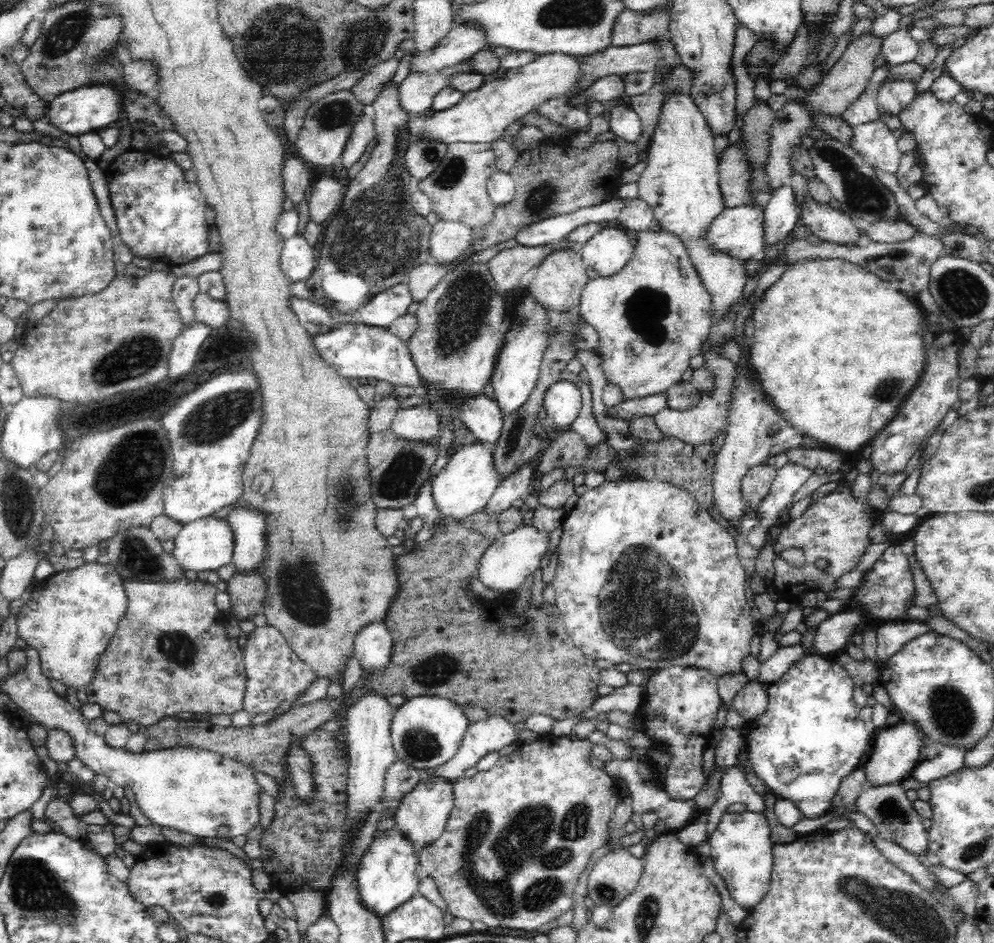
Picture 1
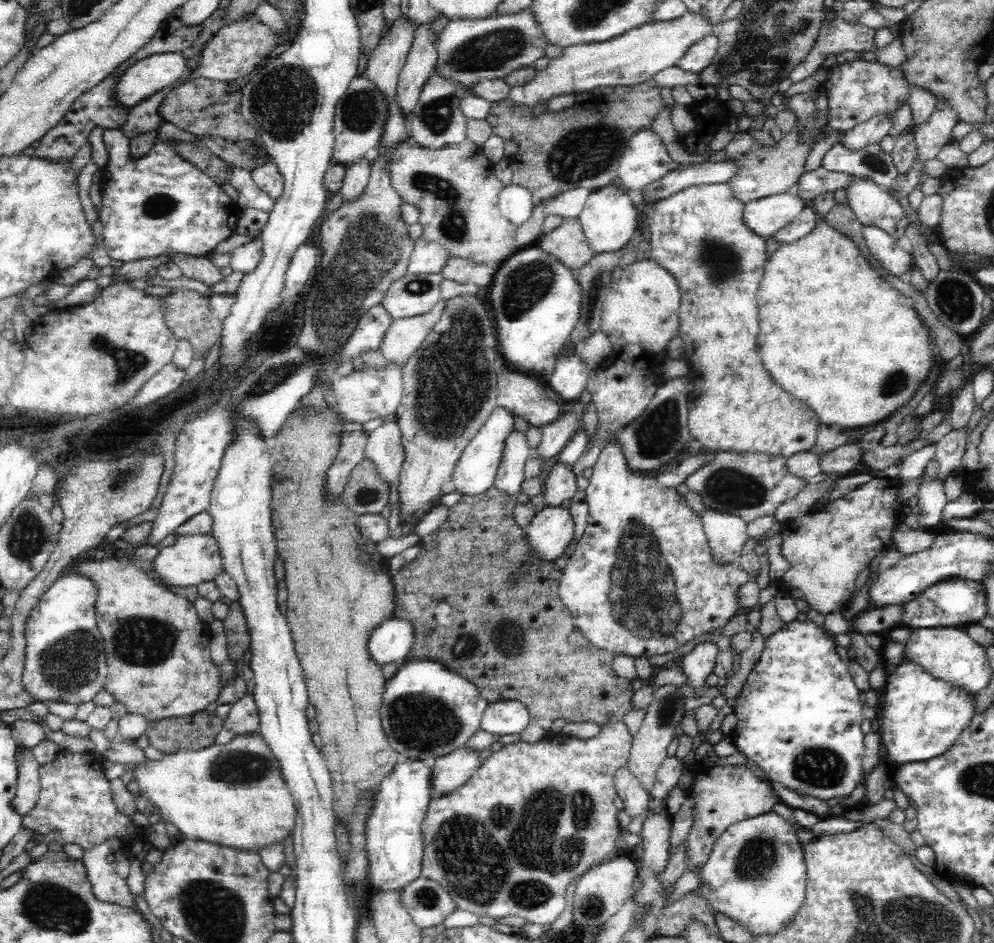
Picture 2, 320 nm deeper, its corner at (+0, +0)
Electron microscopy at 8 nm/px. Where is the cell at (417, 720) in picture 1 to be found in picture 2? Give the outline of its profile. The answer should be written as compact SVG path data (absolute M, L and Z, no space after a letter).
M404 658L392 676L385 679L380 714L389 743L401 758L433 763L437 757L446 756L468 742L468 739L481 728L482 715L489 705L476 685L466 678L460 678L460 674L446 670L441 662L429 658Z

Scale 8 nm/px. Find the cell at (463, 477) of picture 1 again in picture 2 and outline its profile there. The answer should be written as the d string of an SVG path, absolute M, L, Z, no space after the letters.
M498 406L490 413L487 422L484 422L484 426L480 427L480 431L475 438L472 438L468 448L462 452L460 461L456 464L456 470L449 482L450 490L461 492L464 496L476 496L493 486L502 462L505 439L513 431L516 431L515 417L508 409Z

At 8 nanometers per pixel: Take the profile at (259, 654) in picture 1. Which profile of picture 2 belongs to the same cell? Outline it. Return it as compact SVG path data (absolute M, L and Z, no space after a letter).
M253 695L243 698L229 706L230 712L223 720L223 728L235 735L252 734L259 730L259 716Z

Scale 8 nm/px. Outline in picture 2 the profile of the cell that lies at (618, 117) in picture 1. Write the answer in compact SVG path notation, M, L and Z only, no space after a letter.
M652 129L635 132L618 164L616 177L624 190L643 192L651 182L658 180L668 170L676 168L668 155L662 139Z

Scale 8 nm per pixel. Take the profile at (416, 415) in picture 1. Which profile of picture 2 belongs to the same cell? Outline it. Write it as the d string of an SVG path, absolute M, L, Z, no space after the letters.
M388 422L368 432L365 459L370 460L379 472L379 477L391 487L397 484L404 461L404 448L401 444L400 427L397 422Z

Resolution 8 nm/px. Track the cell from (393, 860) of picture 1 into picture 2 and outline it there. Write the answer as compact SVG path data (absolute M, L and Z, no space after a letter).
M401 759L379 786L372 812L364 826L365 849L368 853L368 887L373 890L403 889L420 877L424 852L421 826L431 798L432 763Z

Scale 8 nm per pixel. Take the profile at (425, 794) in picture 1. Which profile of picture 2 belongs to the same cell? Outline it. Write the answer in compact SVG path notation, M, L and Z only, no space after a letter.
M465 744L446 756L437 757L432 763L431 794L440 796L460 788L472 778L482 762L480 750Z

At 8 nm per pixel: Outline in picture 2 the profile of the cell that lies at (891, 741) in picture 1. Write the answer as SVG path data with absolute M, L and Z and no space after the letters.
M904 657L896 666L887 668L884 690L879 735L890 763L906 765L944 754L976 716L974 696L934 678L916 662L904 660Z

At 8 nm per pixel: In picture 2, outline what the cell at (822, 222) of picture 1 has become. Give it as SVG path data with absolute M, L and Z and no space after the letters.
M876 226L864 227L862 236L879 266L900 279L909 277L910 270L915 266L913 256L900 248L885 230Z

